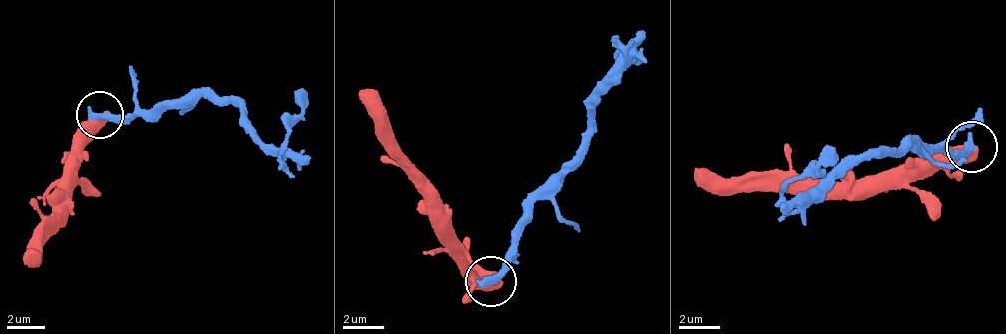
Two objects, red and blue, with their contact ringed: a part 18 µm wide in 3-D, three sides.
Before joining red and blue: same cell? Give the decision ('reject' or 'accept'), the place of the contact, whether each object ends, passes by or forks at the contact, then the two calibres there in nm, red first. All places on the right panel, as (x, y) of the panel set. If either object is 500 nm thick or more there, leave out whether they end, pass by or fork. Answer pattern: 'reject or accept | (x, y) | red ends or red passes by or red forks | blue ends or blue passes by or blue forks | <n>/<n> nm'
reject | (971, 146) | 600/460 nm

